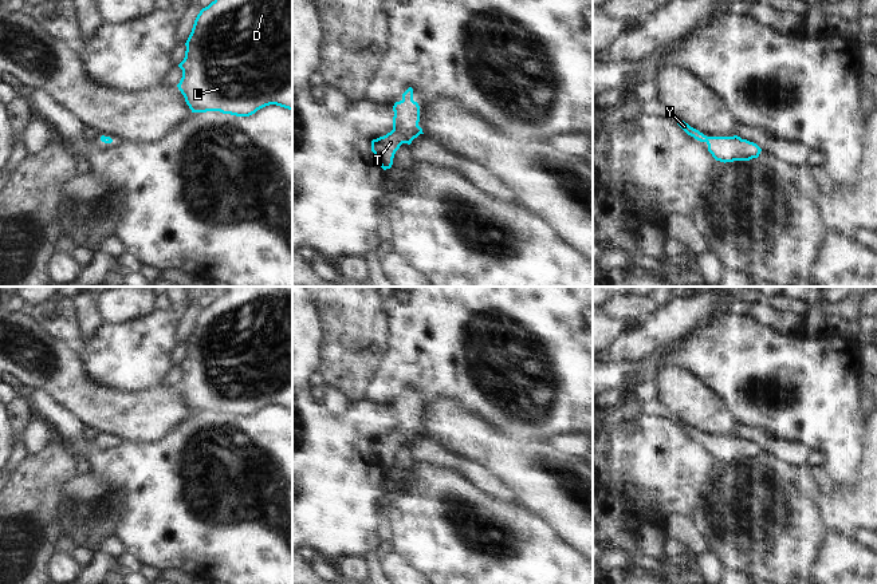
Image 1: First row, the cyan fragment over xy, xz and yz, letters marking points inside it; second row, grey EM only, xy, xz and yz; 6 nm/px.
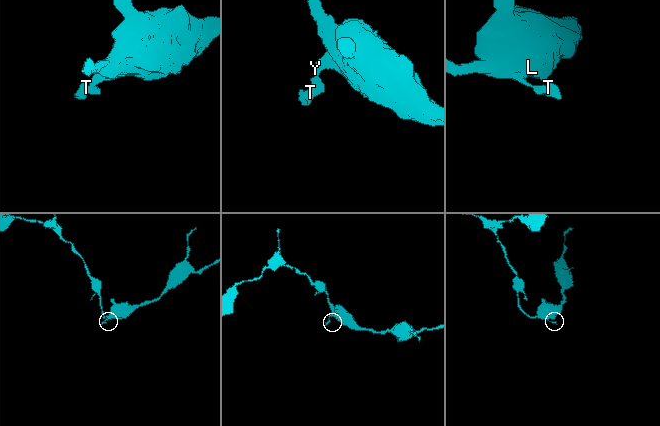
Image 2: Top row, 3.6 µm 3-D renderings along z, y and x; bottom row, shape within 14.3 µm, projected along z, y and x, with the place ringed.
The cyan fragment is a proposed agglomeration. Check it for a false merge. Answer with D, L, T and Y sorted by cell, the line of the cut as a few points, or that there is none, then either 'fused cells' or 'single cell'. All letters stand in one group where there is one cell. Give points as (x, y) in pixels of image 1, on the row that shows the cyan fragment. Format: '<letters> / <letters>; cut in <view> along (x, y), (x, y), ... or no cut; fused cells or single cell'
D L T Y; no cut; single cell

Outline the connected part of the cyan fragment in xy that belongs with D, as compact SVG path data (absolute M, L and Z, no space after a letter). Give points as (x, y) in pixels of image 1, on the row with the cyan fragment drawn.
M215 0L197 15L177 84L192 113L249 117L276 104L292 110L292 0Z

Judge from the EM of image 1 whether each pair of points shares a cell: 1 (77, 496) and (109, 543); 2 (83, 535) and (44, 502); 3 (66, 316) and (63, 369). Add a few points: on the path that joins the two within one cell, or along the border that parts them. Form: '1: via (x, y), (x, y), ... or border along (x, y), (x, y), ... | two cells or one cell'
1: via (89, 508), (90, 524), (97, 531) | one cell
2: border along (67, 482), (62, 488), (58, 509), (63, 536) | two cells
3: border along (38, 322), (77, 352) | two cells

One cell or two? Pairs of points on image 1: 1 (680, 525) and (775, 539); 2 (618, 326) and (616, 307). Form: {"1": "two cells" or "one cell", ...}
{"1": "one cell", "2": "two cells"}

